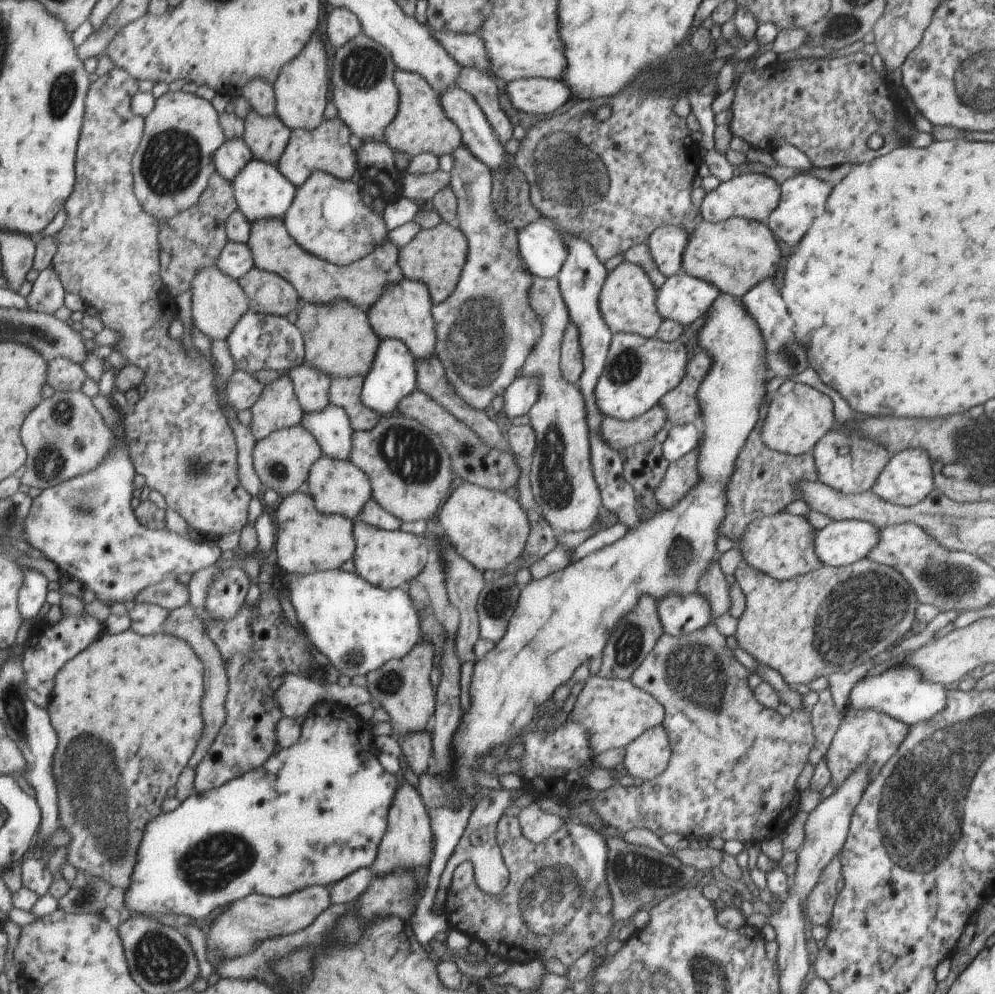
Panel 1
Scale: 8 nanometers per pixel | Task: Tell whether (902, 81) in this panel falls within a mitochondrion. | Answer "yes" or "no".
no

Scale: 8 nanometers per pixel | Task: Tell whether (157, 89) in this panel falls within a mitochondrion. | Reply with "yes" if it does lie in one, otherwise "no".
no

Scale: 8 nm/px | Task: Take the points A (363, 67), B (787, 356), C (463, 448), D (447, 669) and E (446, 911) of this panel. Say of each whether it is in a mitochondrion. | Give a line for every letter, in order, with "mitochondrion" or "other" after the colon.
A: mitochondrion
B: mitochondrion
C: mitochondrion
D: other
E: other

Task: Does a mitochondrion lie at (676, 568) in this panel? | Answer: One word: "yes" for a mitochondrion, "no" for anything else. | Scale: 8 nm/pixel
yes

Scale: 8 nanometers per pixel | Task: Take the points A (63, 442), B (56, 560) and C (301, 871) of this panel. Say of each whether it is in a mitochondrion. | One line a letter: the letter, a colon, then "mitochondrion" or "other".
A: mitochondrion
B: other
C: other

